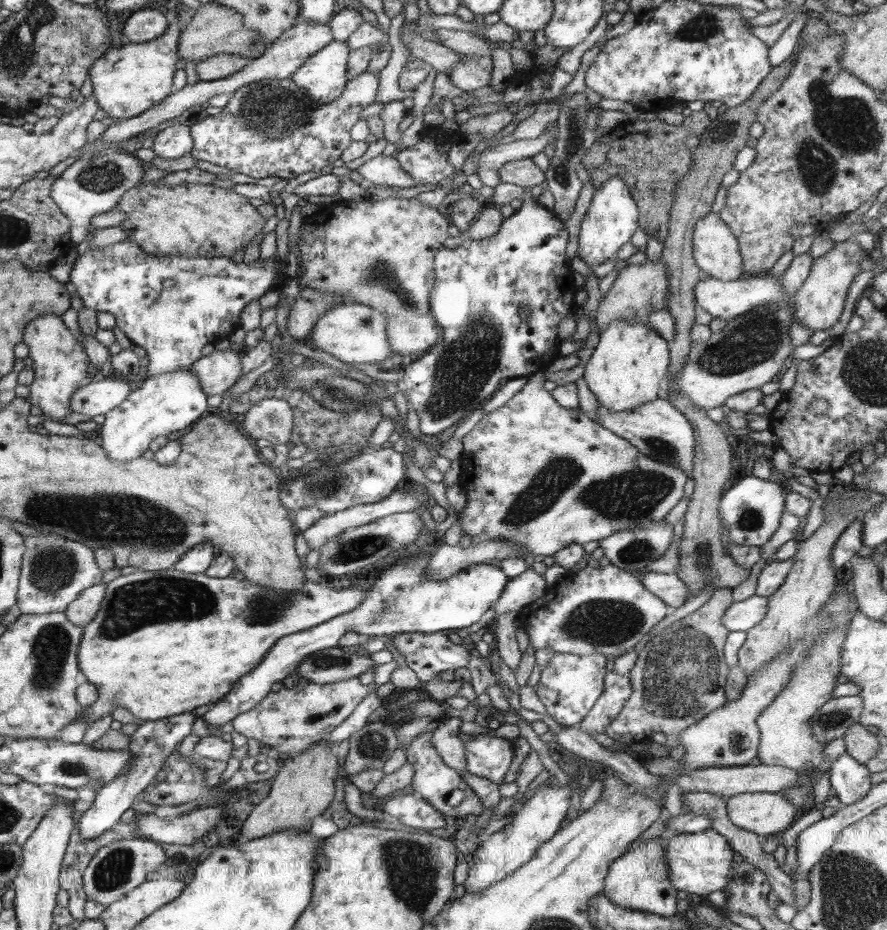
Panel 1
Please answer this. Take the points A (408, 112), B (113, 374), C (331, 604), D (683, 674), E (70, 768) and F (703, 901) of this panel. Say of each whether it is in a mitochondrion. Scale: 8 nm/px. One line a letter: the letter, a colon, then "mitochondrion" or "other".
A: other
B: other
C: other
D: mitochondrion
E: mitochondrion
F: other

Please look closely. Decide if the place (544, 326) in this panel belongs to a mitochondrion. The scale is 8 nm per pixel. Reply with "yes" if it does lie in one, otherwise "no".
no

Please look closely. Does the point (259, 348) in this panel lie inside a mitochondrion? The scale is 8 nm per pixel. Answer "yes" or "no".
no

